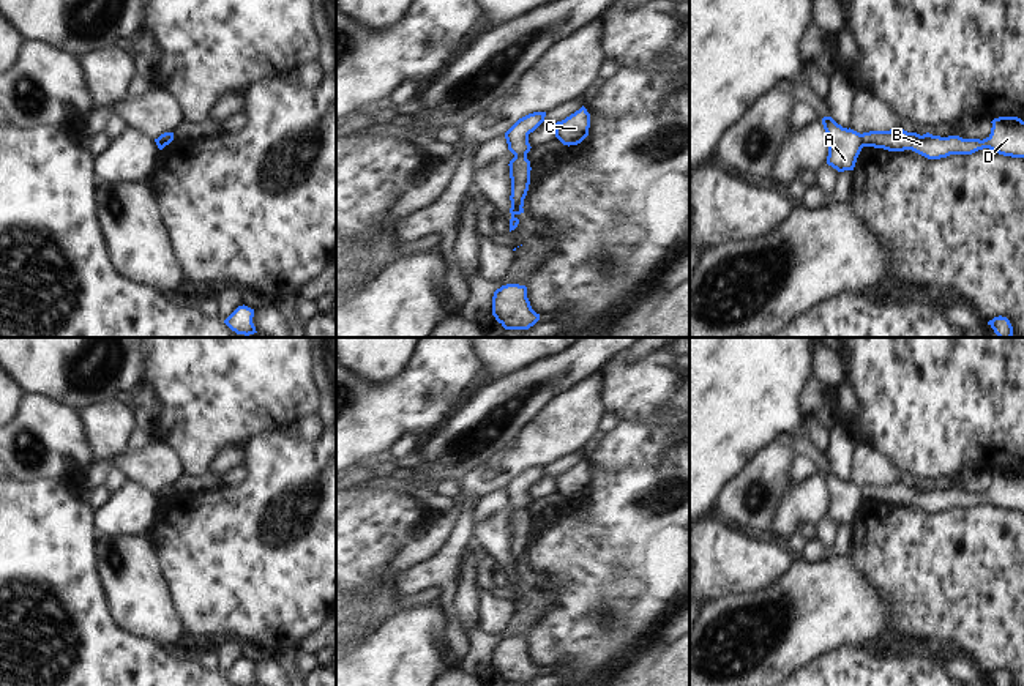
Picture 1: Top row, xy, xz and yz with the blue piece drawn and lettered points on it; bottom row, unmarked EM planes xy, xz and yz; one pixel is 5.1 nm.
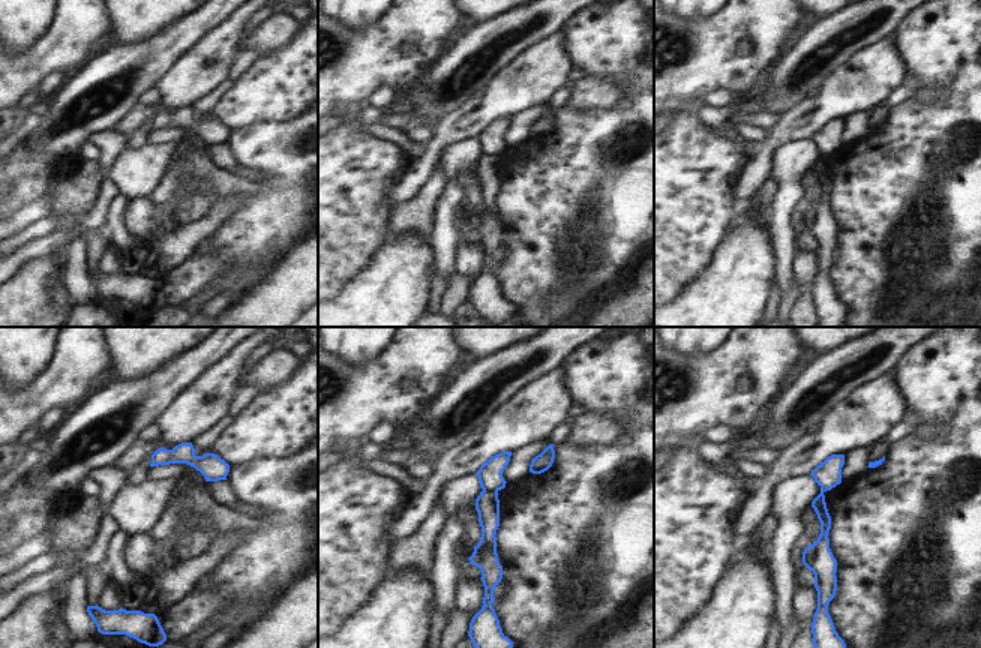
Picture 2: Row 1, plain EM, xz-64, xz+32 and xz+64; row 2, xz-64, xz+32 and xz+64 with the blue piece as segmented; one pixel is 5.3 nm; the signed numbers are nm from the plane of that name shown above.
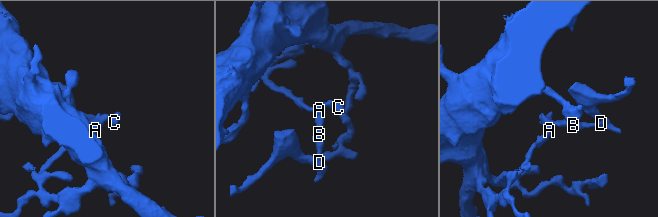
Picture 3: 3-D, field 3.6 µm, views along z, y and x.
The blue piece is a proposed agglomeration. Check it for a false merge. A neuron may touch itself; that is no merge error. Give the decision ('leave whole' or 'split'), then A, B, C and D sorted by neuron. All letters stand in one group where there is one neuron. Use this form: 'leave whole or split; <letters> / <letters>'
split; A C / B D

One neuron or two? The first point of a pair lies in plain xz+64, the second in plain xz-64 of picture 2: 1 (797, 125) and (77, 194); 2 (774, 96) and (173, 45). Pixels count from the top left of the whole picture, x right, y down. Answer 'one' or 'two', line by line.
1: two
2: one

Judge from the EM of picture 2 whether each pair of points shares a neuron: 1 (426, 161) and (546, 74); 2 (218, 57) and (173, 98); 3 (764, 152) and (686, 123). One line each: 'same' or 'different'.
1: same
2: same
3: different

